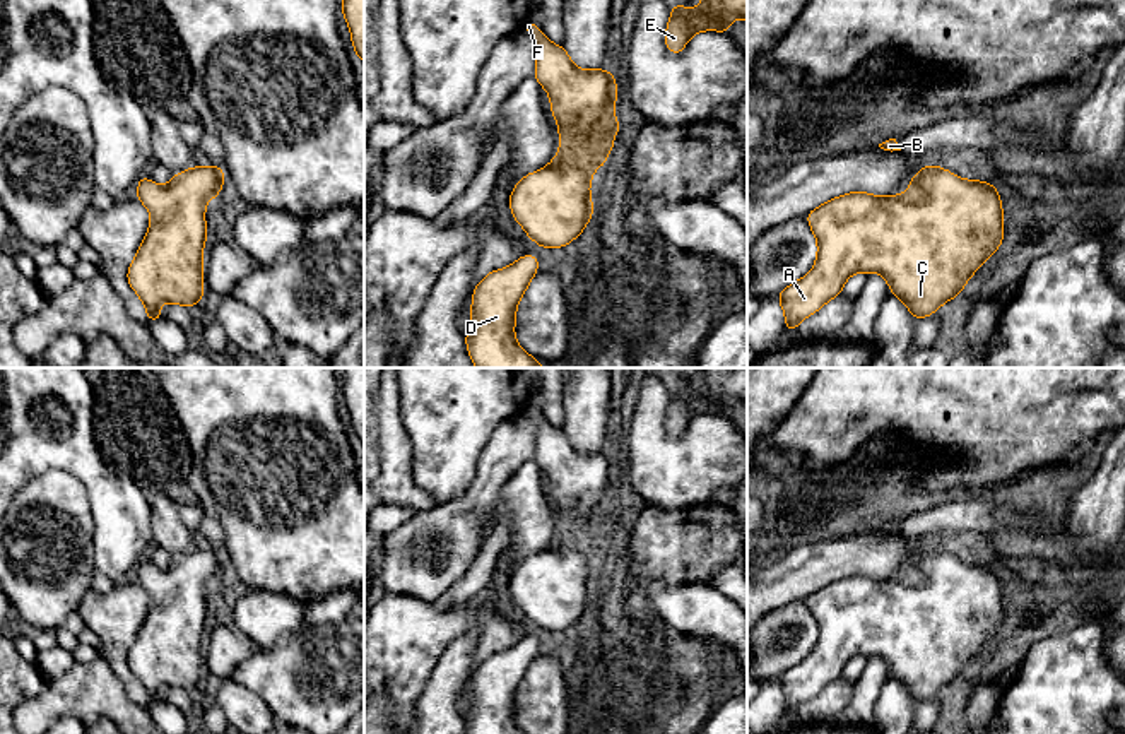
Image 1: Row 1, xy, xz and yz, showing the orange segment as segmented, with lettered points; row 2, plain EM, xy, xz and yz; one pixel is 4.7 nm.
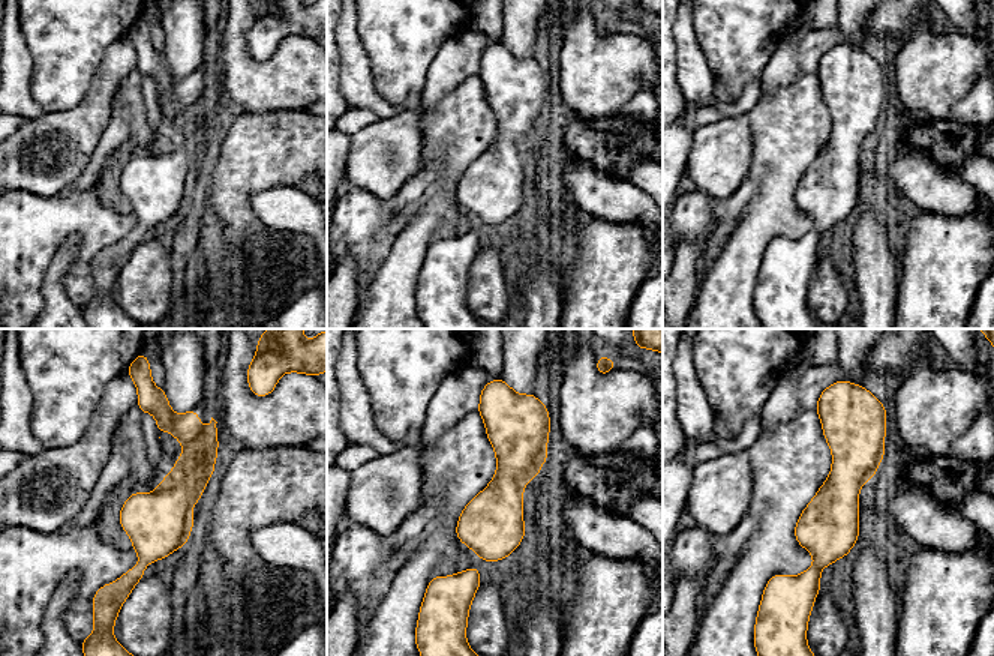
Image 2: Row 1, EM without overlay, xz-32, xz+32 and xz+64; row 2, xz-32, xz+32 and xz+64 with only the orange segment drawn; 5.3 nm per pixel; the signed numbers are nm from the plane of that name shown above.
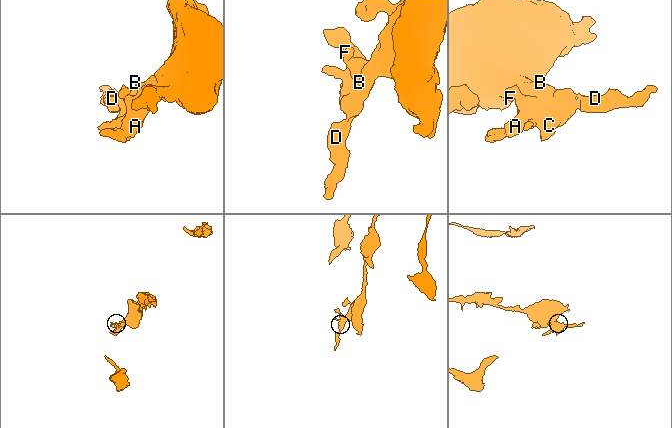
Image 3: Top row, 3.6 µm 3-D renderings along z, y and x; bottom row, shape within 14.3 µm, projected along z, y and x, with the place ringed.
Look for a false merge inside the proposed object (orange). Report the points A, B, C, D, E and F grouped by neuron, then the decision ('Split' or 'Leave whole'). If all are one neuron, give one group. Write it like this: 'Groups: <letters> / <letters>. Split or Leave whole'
Groups: A B C D E F. Leave whole

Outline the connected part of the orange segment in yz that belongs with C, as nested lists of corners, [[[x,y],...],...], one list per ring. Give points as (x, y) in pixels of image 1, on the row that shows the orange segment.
[[[934,164],[911,178],[906,193],[845,193],[816,207],[805,219],[817,241],[817,257],[807,275],[776,296],[785,311],[785,330],[797,330],[802,318],[841,294],[848,277],[857,272],[881,274],[891,294],[904,303],[915,320],[922,320],[961,294],[969,277],[1004,241],[997,188],[988,181],[963,180]]]

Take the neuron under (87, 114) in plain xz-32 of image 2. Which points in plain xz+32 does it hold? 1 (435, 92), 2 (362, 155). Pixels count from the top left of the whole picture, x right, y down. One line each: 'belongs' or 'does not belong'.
1: belongs
2: belongs

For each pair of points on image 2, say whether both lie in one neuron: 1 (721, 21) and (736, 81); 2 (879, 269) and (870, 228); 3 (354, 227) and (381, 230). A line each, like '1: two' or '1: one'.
1: one
2: one
3: one

